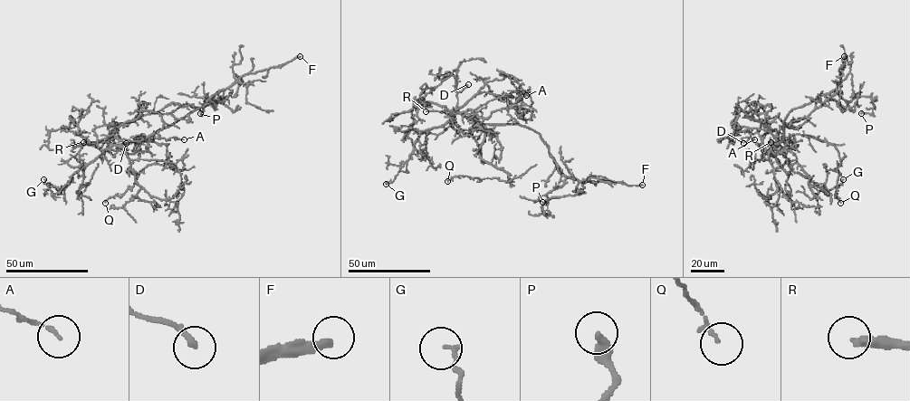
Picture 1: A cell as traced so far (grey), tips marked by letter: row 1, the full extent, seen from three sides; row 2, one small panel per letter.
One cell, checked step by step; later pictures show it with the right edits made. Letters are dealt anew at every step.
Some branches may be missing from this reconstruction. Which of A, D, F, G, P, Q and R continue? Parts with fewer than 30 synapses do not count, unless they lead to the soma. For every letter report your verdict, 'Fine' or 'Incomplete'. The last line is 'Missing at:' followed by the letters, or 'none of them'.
A: Fine
D: Fine
F: Incomplete
G: Fine
P: Fine
Q: Fine
R: Incomplete
Missing at: F, R

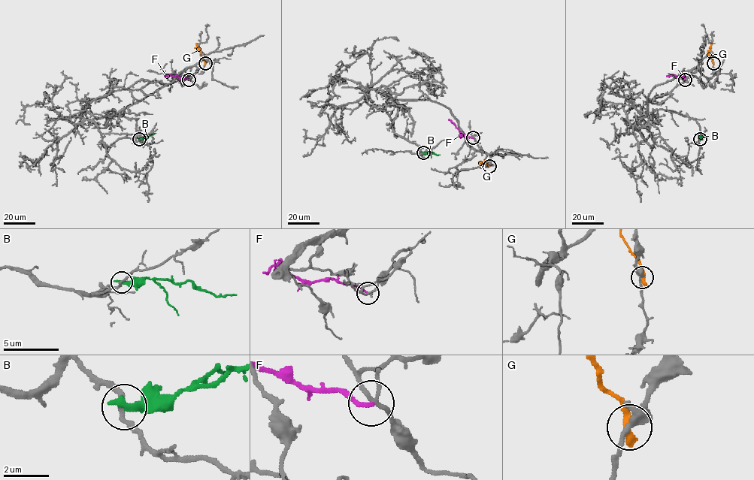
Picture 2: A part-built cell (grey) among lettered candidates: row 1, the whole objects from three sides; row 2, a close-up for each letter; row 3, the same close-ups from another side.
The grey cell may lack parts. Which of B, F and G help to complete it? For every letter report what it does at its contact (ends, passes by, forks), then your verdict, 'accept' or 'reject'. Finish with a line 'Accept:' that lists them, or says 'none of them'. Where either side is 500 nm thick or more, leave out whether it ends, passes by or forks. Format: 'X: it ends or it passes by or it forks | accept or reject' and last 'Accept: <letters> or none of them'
B: it ends | reject
F: it ends | reject
G: it ends | reject
Accept: none of them

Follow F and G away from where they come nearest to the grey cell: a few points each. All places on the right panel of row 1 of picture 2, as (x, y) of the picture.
F: (685, 79), (680, 75), (666, 76)
G: (713, 63), (707, 51), (714, 43)

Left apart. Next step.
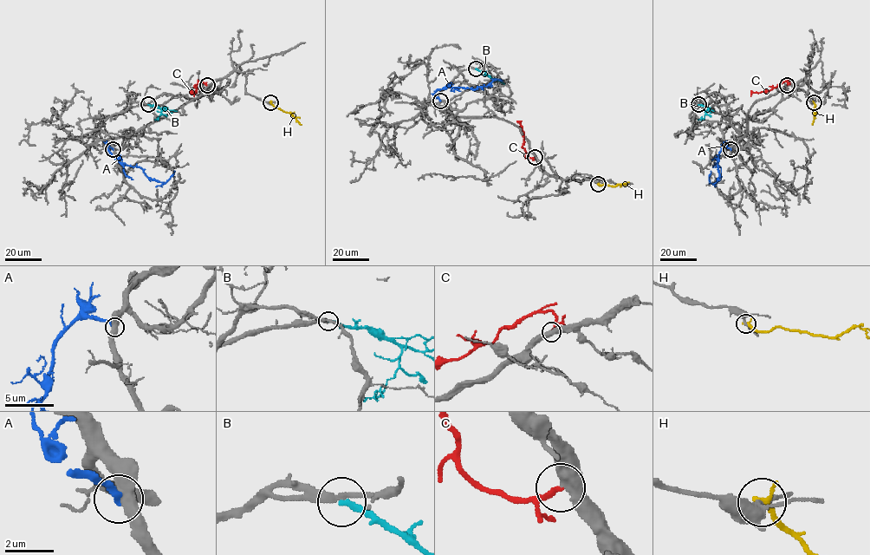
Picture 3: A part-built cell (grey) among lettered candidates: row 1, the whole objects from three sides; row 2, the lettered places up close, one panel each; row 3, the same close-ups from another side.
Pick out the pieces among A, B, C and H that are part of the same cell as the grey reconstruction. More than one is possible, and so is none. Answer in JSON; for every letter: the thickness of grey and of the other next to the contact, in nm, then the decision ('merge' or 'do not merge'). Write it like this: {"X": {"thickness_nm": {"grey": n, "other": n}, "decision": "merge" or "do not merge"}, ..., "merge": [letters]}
{"A": {"thickness_nm": {"grey": 480, "other": 300}, "decision": "do not merge"}, "B": {"thickness_nm": {"grey": 220, "other": 200}, "decision": "merge"}, "C": {"thickness_nm": {"grey": 440, "other": 200}, "decision": "merge"}, "H": {"thickness_nm": {"grey": 160, "other": 240}, "decision": "do not merge"}, "merge": ["B", "C"]}

